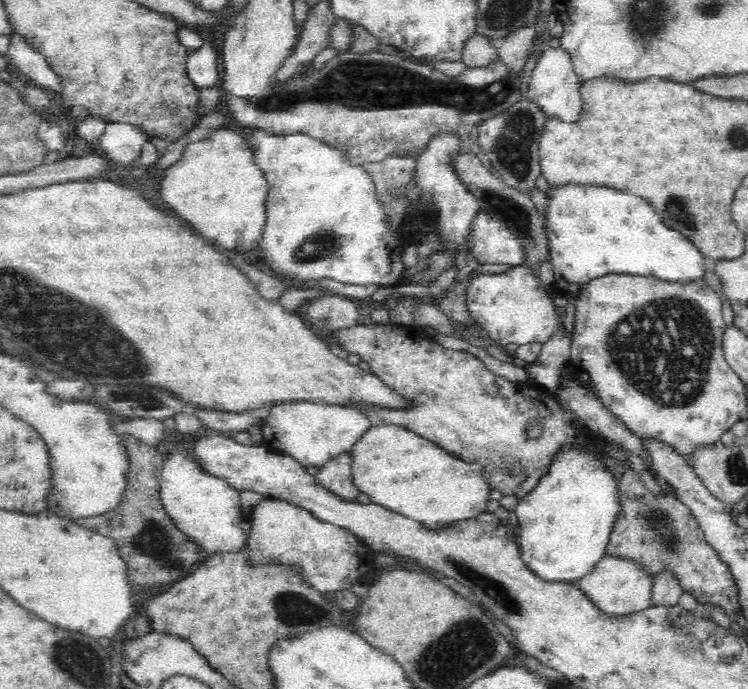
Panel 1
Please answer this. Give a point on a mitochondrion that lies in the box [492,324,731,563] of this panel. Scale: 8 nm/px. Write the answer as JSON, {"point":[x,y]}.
{"point":[665,535]}

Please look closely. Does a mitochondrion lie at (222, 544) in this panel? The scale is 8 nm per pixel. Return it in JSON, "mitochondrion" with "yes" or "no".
{"mitochondrion":"no"}

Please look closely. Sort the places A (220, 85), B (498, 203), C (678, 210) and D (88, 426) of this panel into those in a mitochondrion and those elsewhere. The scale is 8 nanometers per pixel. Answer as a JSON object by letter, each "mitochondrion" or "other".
{"A":"other","B":"mitochondrion","C":"mitochondrion","D":"mitochondrion"}

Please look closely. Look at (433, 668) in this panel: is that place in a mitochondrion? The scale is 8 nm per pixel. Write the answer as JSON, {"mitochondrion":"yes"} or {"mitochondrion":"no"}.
{"mitochondrion":"yes"}

